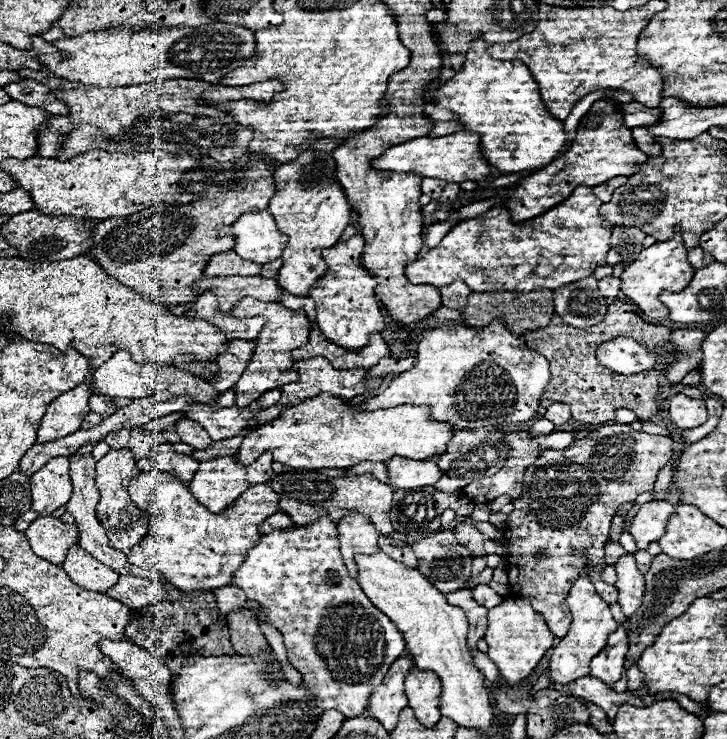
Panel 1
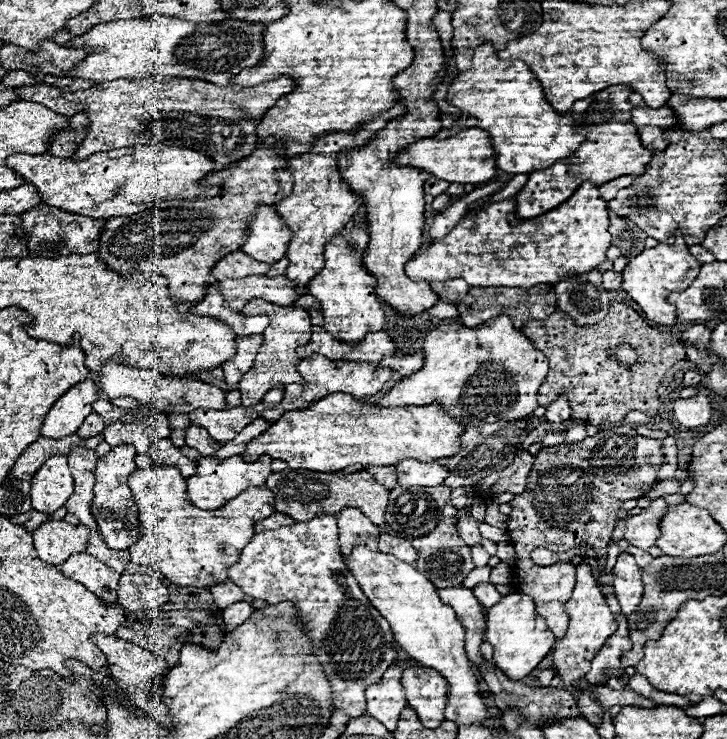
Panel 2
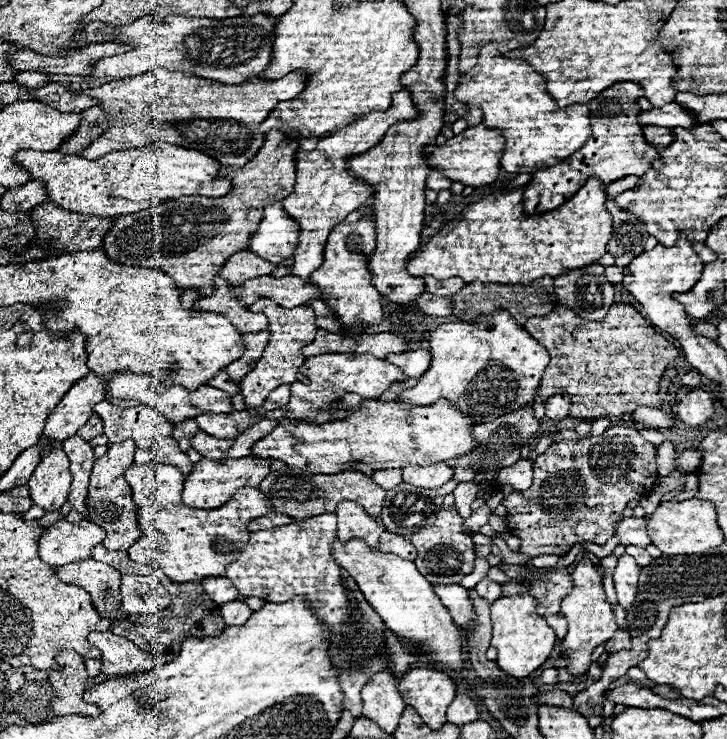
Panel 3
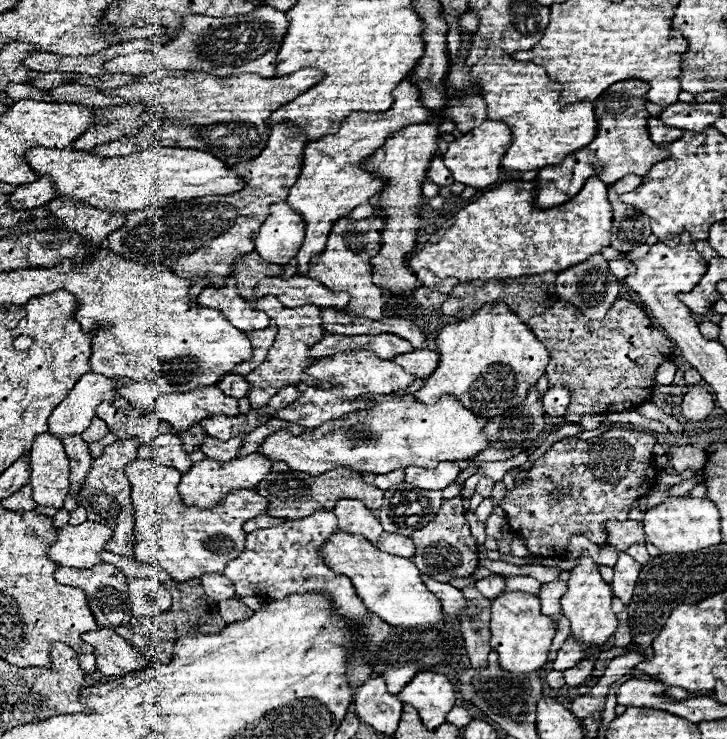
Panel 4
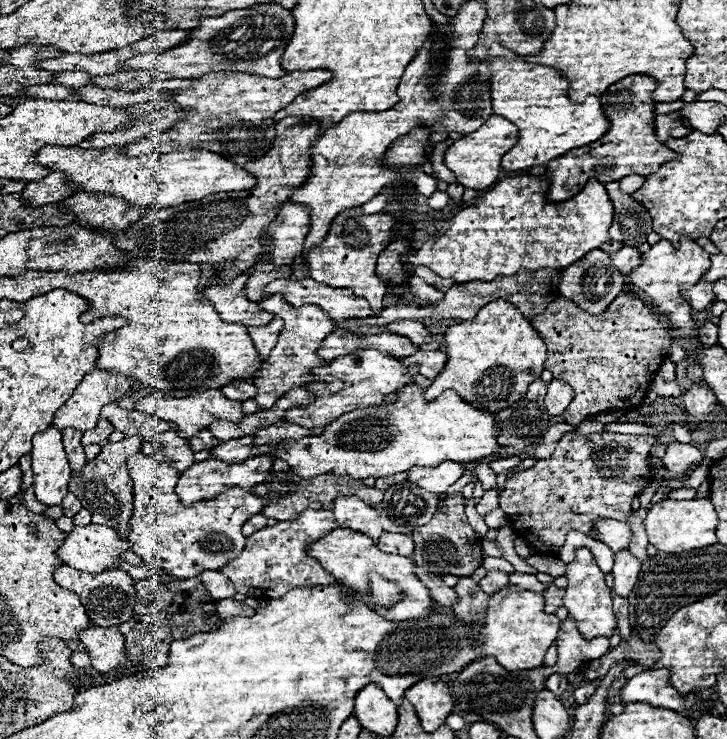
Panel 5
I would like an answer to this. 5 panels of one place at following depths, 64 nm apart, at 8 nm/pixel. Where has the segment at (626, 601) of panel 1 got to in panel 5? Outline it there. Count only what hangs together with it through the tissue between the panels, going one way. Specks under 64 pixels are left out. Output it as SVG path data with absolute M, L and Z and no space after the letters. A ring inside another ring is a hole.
M620 550L614 556L614 568L612 568L612 576L614 576L614 592L620 596L628 596L630 590L634 588L638 574L640 574L640 560L636 556L630 554L630 550Z

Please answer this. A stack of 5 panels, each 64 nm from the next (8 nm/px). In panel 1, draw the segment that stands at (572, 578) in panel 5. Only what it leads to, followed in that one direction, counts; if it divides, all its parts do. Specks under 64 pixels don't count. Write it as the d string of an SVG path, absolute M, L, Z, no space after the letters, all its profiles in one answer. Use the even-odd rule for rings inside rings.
M583 571L580 578L574 582L566 598L566 604L572 612L572 626L568 634L560 640L560 644L554 648L550 658L550 670L548 670L552 682L558 682L558 684L568 684L568 682L574 682L576 678L588 676L590 660L606 646L608 636L618 628L618 622L612 618L608 604L598 596L586 571Z

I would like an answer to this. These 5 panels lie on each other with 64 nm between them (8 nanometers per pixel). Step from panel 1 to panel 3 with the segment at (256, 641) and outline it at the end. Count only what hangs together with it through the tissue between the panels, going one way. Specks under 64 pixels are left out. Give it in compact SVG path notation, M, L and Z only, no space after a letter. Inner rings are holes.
M230 602L228 606L222 606L222 616L226 618L226 624L228 626L232 626L232 624L244 624L248 618L250 618L250 614L252 614L254 610L250 610L244 602Z

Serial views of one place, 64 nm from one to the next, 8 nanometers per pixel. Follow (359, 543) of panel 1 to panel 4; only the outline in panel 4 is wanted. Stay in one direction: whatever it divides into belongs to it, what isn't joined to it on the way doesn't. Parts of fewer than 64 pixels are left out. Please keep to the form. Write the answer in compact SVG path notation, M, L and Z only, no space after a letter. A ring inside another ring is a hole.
M338 500L336 516L338 516L338 528L342 532L360 534L374 544L382 534L382 526L378 518L360 500Z

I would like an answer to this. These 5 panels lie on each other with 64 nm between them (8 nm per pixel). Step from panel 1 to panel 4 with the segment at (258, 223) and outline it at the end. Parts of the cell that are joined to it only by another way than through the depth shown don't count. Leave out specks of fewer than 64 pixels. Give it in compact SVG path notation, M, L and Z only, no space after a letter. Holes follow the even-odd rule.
M276 202L270 208L268 220L256 236L256 252L272 264L288 264L304 242L304 218L290 210L286 202Z

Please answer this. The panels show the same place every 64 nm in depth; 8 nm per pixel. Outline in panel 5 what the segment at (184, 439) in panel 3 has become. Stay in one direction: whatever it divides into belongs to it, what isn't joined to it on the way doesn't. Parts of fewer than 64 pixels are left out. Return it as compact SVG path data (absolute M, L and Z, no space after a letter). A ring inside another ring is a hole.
M200 430L200 432L198 432L194 438L190 438L188 442L190 442L190 446L192 446L194 452L200 452L200 450L208 450L208 452L210 452L210 448L216 446L216 442L220 442L220 440L214 438L214 434L212 434L210 430Z

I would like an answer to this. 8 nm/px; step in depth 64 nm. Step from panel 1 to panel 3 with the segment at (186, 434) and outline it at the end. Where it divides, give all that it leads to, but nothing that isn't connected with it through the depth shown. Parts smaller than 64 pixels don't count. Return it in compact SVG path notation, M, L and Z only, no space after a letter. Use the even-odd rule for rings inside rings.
M198 432L192 438L192 448L198 450L204 458L226 458L226 452L232 448L234 440L216 440L206 432Z

